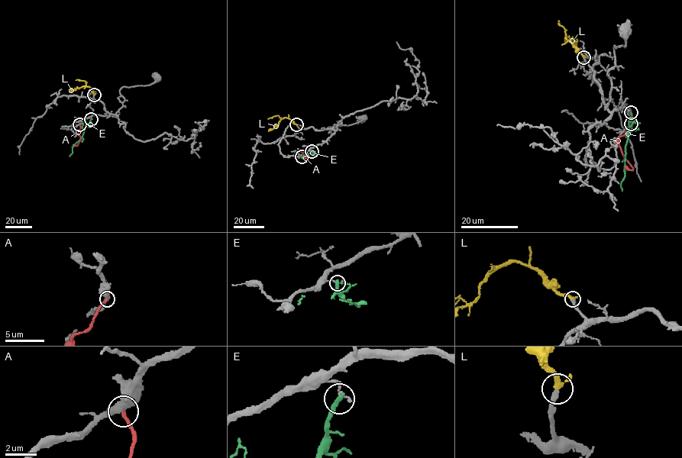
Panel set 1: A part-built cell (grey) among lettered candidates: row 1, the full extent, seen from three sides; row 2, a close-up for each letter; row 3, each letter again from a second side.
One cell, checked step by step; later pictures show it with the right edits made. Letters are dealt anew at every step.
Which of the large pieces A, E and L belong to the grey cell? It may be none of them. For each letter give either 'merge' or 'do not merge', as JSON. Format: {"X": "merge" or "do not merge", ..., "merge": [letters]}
{"A": "do not merge", "E": "do not merge", "L": "merge", "merge": ["L"]}

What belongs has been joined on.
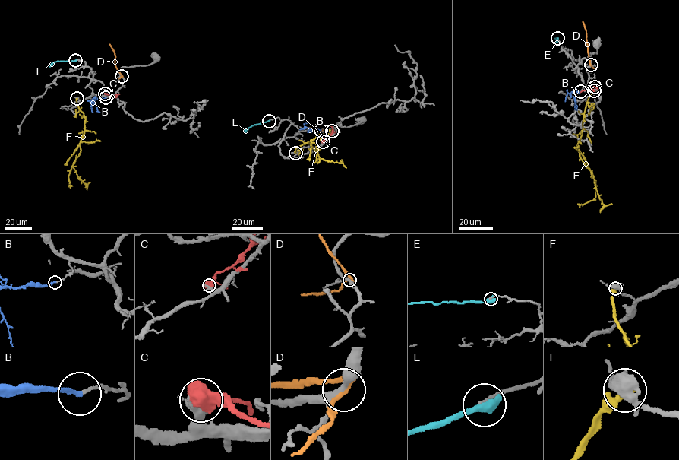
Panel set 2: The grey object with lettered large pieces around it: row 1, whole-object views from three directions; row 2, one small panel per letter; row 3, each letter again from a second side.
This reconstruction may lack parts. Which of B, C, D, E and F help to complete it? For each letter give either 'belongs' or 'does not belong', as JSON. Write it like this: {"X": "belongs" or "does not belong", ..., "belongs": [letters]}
{"B": "does not belong", "C": "does not belong", "D": "does not belong", "E": "does not belong", "F": "does not belong", "belongs": []}

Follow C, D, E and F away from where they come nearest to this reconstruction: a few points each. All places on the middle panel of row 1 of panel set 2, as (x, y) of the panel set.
C: (323, 141), (331, 134), (333, 129), (330, 125)
D: (332, 131), (304, 126)
E: (269, 120), (254, 125), (244, 131)
F: (295, 153), (296, 148), (313, 141), (311, 140), (316, 144), (317, 159), (342, 163), (346, 168)

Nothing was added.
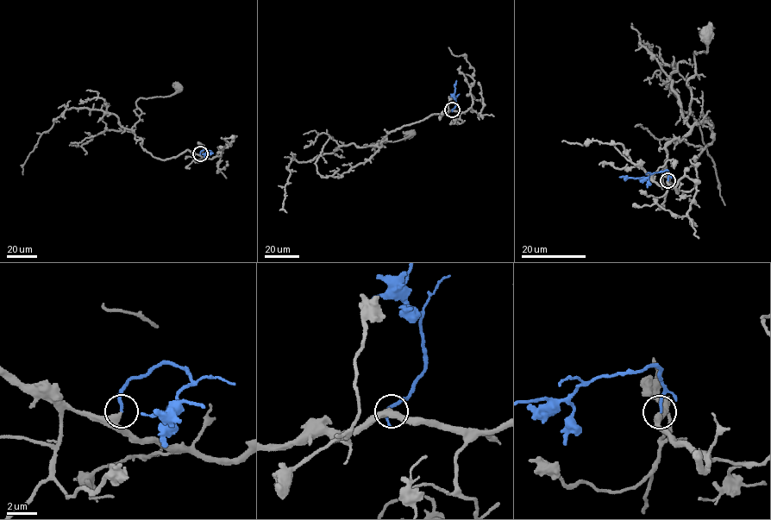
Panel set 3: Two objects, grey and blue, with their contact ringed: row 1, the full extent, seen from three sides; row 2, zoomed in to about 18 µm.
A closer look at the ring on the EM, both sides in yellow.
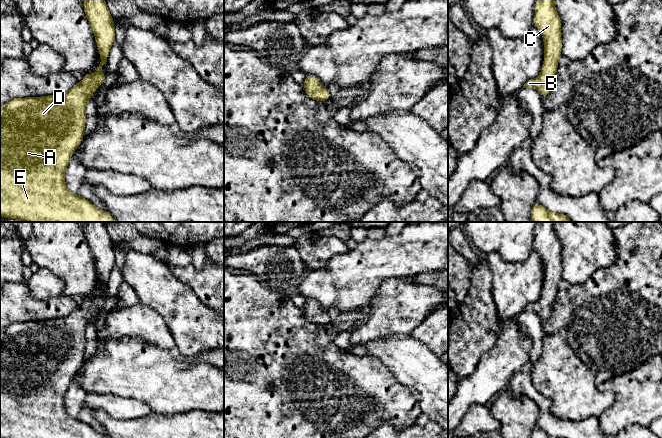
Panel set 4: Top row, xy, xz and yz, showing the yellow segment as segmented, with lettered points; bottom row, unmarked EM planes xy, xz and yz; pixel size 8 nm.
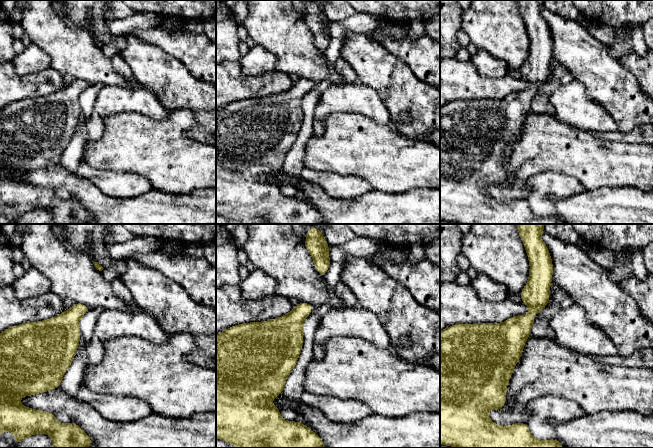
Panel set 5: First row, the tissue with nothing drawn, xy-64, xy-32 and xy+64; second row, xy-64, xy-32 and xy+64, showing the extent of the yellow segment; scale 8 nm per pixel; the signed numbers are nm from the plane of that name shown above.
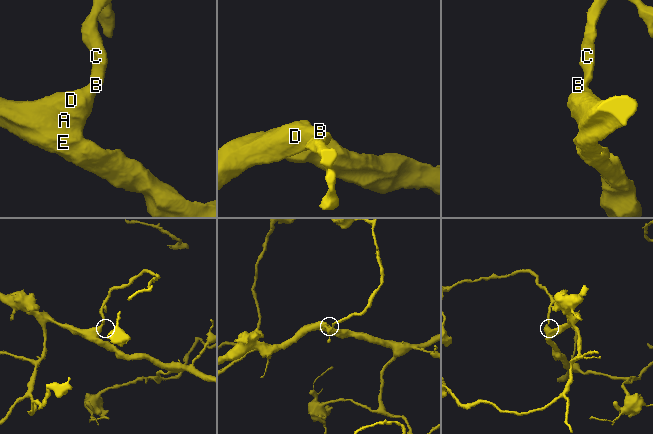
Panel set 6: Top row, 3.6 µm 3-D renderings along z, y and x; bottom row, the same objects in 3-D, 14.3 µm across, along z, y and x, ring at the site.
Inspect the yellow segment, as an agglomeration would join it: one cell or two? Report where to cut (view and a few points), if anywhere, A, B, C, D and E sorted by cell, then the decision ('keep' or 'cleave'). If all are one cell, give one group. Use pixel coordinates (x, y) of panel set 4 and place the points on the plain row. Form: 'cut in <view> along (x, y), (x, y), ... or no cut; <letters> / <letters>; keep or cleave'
no cut; A B C D E; keep

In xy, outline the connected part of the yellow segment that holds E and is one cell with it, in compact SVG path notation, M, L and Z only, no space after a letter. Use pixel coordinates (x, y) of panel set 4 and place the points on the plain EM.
M85 222L83 231L85 239L94 256L96 269L100 277L101 286L99 288L97 295L93 298L85 299L83 303L79 305L79 307L76 310L74 310L67 316L42 321L16 322L0 331L0 438L110 438L107 435L98 433L90 425L81 421L79 418L71 417L66 412L66 407L64 403L65 395L71 384L72 378L75 376L75 374L83 364L85 347L87 342L85 335L87 327L90 321L95 316L95 313L101 310L106 303L106 299L102 297L102 290L106 288L109 275L112 269L114 268L115 264L114 244L107 232L105 224L103 222Z

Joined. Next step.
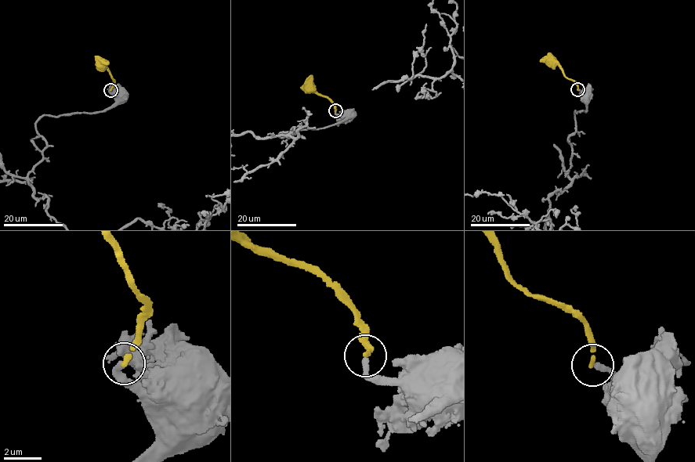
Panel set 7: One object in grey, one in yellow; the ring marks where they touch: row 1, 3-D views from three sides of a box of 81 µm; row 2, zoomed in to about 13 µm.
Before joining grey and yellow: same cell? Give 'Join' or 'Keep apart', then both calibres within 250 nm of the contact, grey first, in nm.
Keep apart. Thickness 280 nm (grey) against 240 nm

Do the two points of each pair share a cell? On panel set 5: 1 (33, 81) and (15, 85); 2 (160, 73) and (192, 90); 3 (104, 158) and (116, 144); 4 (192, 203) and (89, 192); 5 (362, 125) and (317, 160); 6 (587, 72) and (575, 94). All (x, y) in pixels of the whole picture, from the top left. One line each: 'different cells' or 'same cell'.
1: same cell
2: same cell
3: same cell
4: same cell
5: same cell
6: different cells

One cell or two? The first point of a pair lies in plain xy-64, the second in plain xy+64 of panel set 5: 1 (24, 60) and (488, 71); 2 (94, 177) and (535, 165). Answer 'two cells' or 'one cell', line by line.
1: one cell
2: two cells

